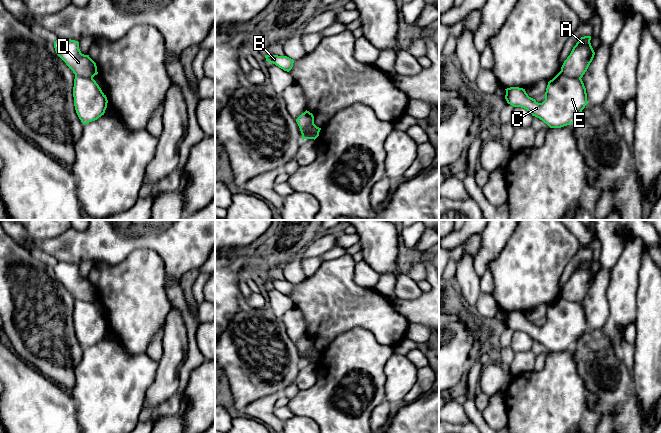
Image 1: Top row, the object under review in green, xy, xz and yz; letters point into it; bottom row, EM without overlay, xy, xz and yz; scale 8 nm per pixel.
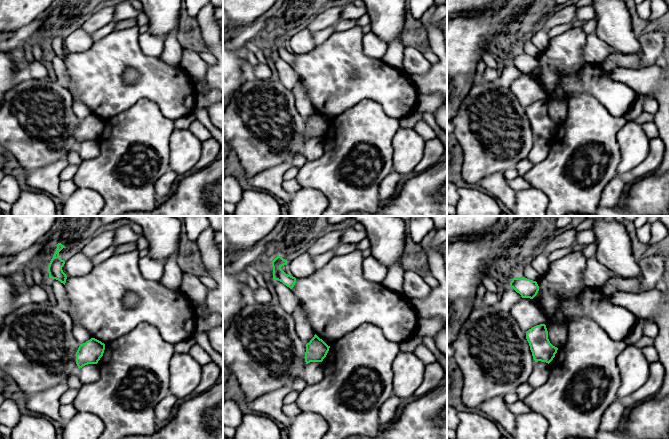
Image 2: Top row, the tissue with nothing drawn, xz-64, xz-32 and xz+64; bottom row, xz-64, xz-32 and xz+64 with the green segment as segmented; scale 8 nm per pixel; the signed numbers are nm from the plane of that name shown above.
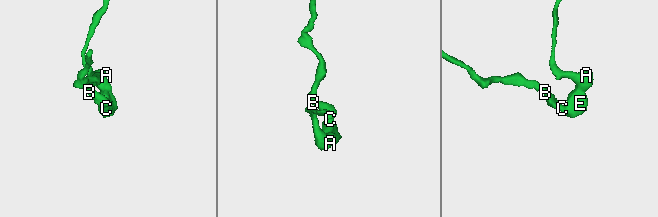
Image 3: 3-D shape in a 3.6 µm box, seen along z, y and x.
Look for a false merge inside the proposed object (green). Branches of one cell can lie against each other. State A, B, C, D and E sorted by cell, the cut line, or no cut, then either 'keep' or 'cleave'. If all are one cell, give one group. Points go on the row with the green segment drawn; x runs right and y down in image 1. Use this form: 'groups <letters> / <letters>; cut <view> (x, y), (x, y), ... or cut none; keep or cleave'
groups A D / B C E; cut yz (560, 71), (568, 76), (580, 78); cleave

